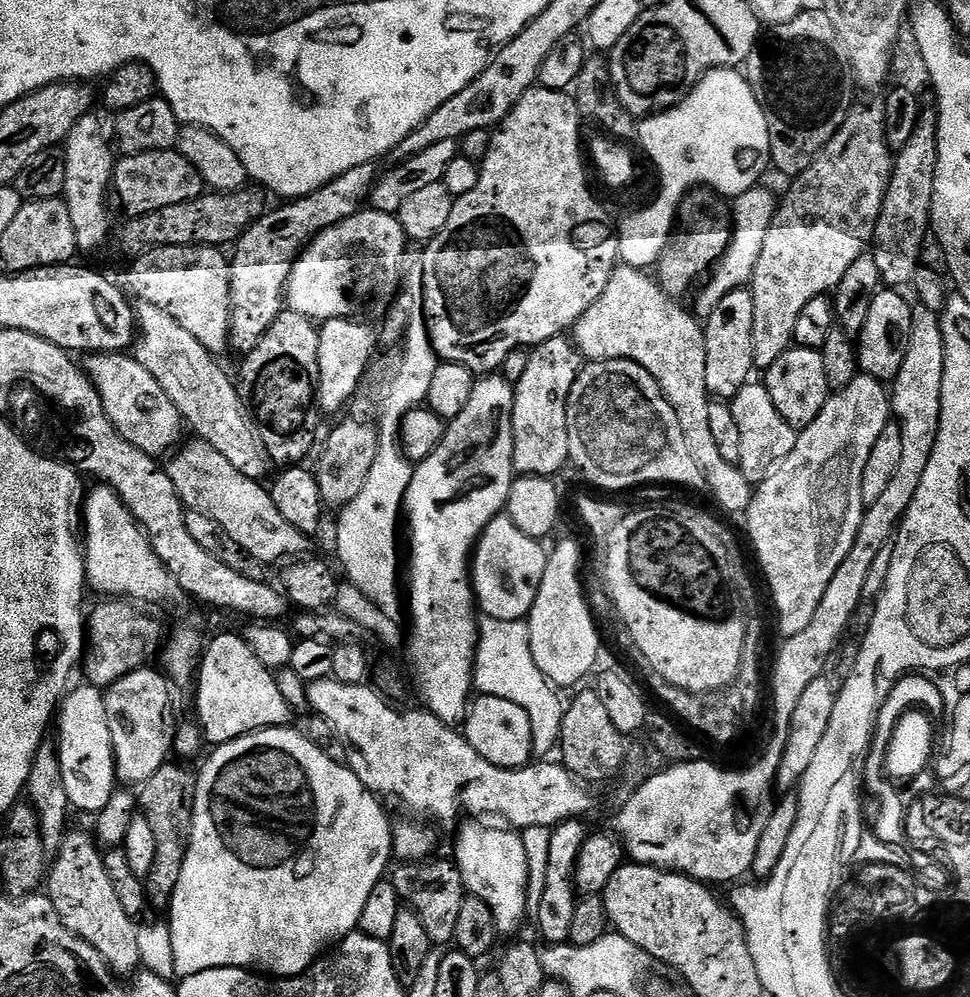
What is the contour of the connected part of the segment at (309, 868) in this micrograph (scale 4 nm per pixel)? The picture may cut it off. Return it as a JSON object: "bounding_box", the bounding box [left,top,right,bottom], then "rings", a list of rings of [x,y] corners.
{"bounding_box":[168,726,394,978],"rings":[[[292,726],[264,728],[260,732],[251,732],[249,736],[239,736],[236,740],[232,740],[228,744],[219,745],[213,752],[216,753],[205,762],[204,769],[198,772],[196,776],[196,801],[190,813],[190,835],[186,840],[186,851],[184,853],[184,861],[182,862],[182,878],[178,878],[178,886],[174,890],[172,903],[170,905],[172,920],[170,919],[168,929],[172,935],[172,945],[174,946],[174,970],[176,971],[176,976],[180,978],[193,976],[202,970],[214,970],[215,968],[246,968],[255,970],[260,974],[267,974],[272,978],[301,976],[306,969],[312,967],[317,960],[321,959],[329,949],[346,939],[350,933],[359,929],[362,909],[366,907],[366,898],[370,898],[370,890],[374,890],[374,886],[385,879],[386,873],[390,868],[388,859],[393,859],[394,856],[392,850],[393,821],[388,821],[388,816],[384,813],[383,806],[376,801],[379,799],[377,799],[373,793],[369,792],[368,787],[357,778],[351,767],[331,760],[313,740],[309,740],[308,737],[304,735],[303,731],[296,729],[295,732]]]}

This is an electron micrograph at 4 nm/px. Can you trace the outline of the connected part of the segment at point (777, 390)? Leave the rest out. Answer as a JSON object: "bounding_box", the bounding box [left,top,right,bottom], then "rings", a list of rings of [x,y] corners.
{"bounding_box":[762,346,830,430],"rings":[[[799,346],[788,348],[786,354],[782,354],[782,358],[774,362],[774,366],[766,369],[763,376],[762,383],[768,389],[778,414],[786,418],[791,428],[808,430],[813,427],[811,424],[816,419],[821,419],[830,395],[823,351]]]}

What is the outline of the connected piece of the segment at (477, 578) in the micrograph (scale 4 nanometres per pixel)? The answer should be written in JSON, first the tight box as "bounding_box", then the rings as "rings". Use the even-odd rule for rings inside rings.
{"bounding_box":[470,515,550,620],"rings":[[[506,515],[495,516],[488,523],[486,530],[480,535],[474,549],[474,555],[470,561],[470,575],[472,578],[472,590],[476,593],[476,602],[479,611],[490,620],[524,620],[531,612],[536,595],[540,593],[542,578],[546,574],[550,556],[545,545],[539,540],[530,538],[514,526],[514,522]]]}

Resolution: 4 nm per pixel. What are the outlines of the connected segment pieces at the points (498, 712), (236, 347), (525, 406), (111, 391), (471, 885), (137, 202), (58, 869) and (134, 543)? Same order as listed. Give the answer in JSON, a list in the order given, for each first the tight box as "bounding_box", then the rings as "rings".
[{"bounding_box":[462,695,534,769],"rings":[[[477,695],[468,705],[468,714],[462,721],[462,734],[470,742],[470,746],[474,746],[474,750],[478,750],[478,754],[482,754],[482,758],[486,758],[486,762],[490,762],[494,766],[517,769],[529,767],[533,763],[534,753],[530,718],[522,706],[507,701],[506,698]]]},{"bounding_box":[228,163,378,354],"rings":[[[375,163],[354,166],[354,170],[346,170],[309,196],[288,200],[281,203],[284,204],[281,208],[273,207],[265,211],[260,219],[240,234],[240,239],[234,244],[236,253],[230,256],[228,265],[228,289],[232,303],[228,338],[233,353],[247,354],[254,350],[254,346],[258,346],[261,336],[270,330],[274,318],[285,311],[288,278],[296,257],[307,248],[313,236],[361,211],[363,204],[360,203],[363,200],[365,203],[371,197],[377,179],[378,168]]]},{"bounding_box":[513,335,582,477],"rings":[[[567,335],[555,336],[546,342],[537,344],[528,352],[526,374],[514,385],[516,397],[514,398],[514,462],[513,469],[521,476],[555,477],[556,471],[563,464],[569,463],[568,458],[568,427],[566,426],[566,402],[570,398],[570,390],[576,381],[576,373],[582,367],[582,357],[579,348]]]},{"bounding_box":[82,354,182,458],"rings":[[[88,354],[83,357],[82,367],[87,379],[92,379],[91,387],[98,390],[100,405],[115,435],[157,458],[163,457],[163,452],[167,453],[173,447],[172,439],[182,429],[181,414],[174,402],[170,402],[162,386],[158,386],[154,374],[142,367],[135,355]]]},{"bounding_box":[454,822,528,933],"rings":[[[488,822],[468,823],[472,824],[459,825],[461,828],[456,836],[454,855],[454,862],[462,874],[462,882],[471,895],[484,900],[493,912],[497,929],[501,933],[512,932],[519,926],[520,919],[528,916],[528,866],[522,835],[504,826],[491,828]]]},{"bounding_box":[111,152,205,216],"rings":[[[133,152],[124,154],[115,161],[111,187],[114,196],[120,199],[128,216],[150,214],[150,210],[162,210],[178,202],[193,200],[196,196],[205,195],[204,179],[196,167],[181,152]]]},{"bounding_box":[46,830,141,977],"rings":[[[72,830],[65,836],[46,873],[46,895],[58,910],[58,918],[75,936],[94,946],[117,977],[131,977],[141,967],[137,921],[126,914],[106,874],[104,852],[89,833]]]},{"bounding_box":[82,482,181,605],"rings":[[[103,482],[95,486],[97,488],[89,496],[87,493],[82,500],[82,551],[87,587],[91,591],[93,588],[101,592],[104,598],[127,598],[145,605],[172,604],[176,599],[181,599],[179,582],[168,573],[158,558],[148,537],[132,516],[132,511],[122,503],[113,488]]]}]

